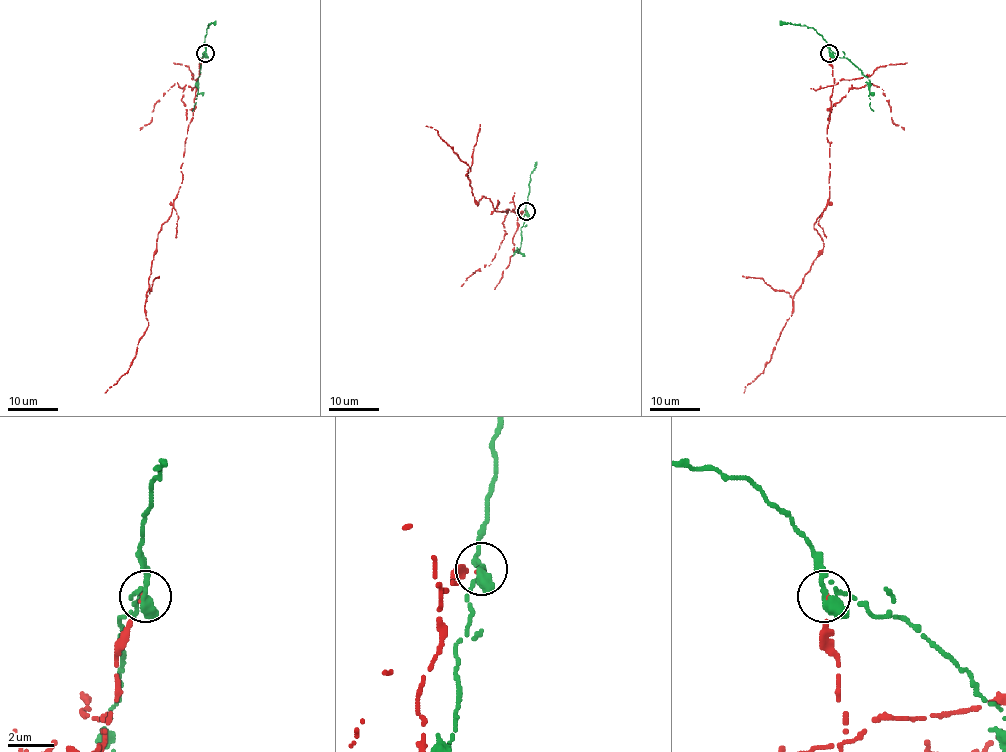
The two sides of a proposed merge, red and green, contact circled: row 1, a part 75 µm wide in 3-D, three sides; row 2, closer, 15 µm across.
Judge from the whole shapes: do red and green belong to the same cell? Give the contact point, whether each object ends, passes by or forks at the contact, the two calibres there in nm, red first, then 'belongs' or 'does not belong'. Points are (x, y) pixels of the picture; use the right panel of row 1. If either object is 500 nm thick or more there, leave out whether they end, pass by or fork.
at (829, 53); red ends there; green forks there; 110 nm thick on the red side, 260 nm on the other; does not belong

